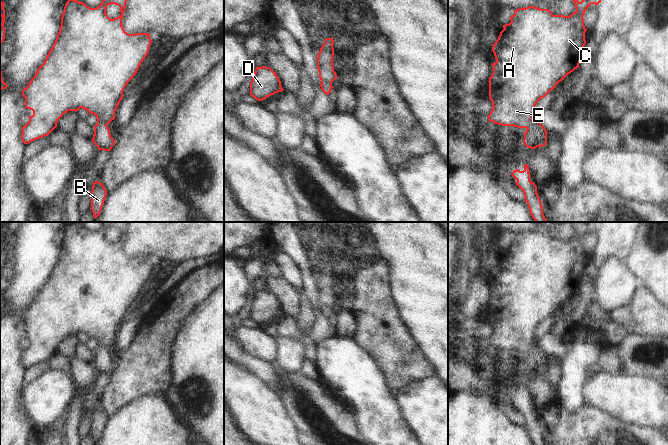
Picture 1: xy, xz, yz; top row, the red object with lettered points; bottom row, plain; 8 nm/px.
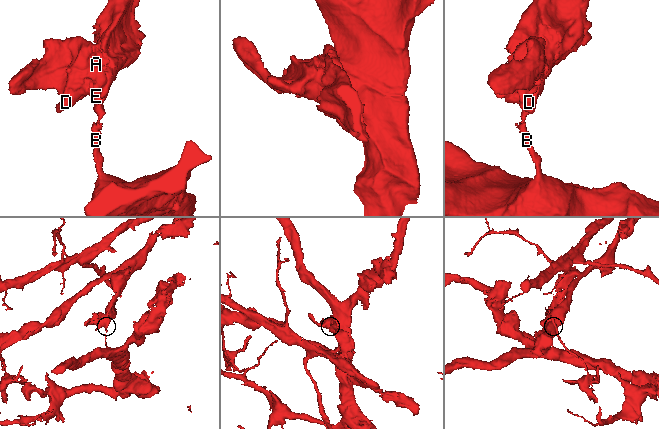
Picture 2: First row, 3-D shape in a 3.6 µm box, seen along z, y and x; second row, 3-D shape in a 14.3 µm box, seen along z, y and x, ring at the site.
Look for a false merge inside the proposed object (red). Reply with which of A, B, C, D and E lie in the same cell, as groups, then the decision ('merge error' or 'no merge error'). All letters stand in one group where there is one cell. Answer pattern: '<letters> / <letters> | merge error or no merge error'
A C D E / B | merge error

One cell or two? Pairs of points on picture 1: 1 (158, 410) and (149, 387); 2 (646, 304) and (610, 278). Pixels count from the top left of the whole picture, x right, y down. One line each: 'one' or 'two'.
1: two
2: two

